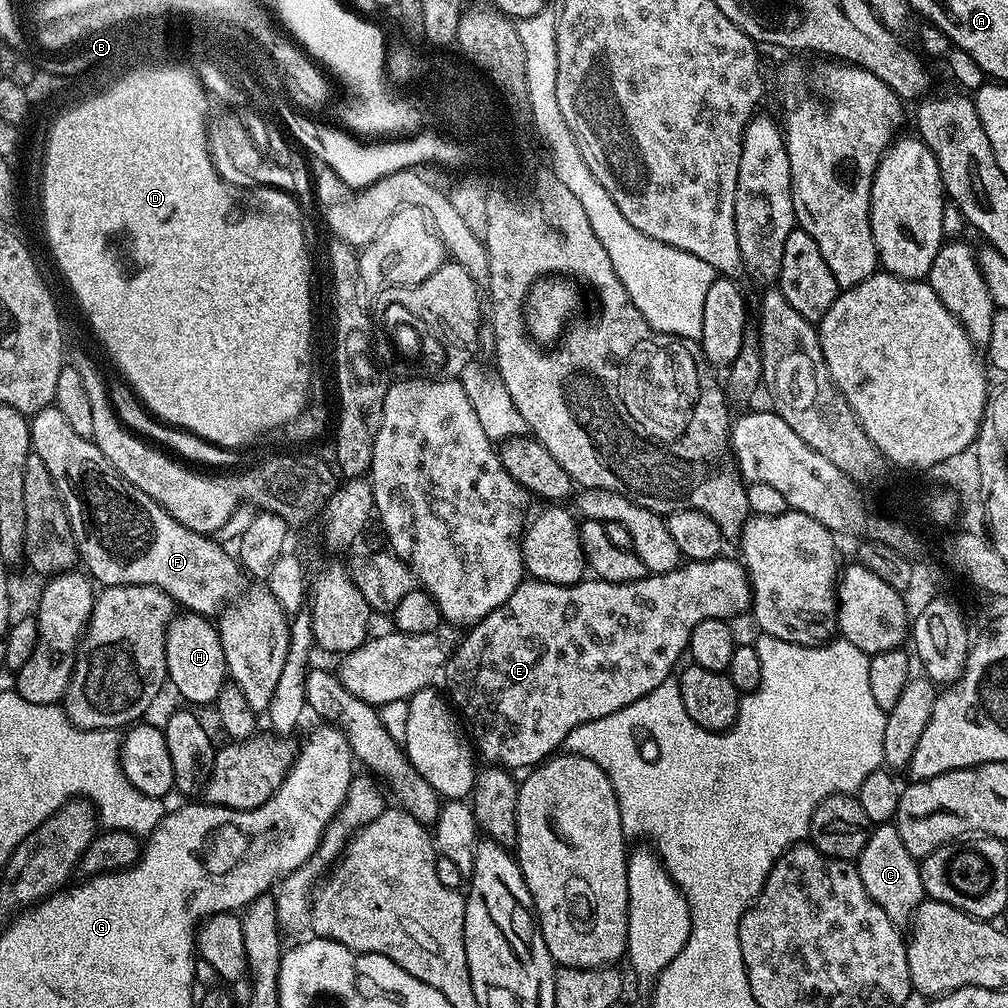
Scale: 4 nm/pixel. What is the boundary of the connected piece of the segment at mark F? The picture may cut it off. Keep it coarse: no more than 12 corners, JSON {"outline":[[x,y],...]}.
{"outline":[[55,406],[31,417],[87,575],[219,617],[242,569],[126,484]]}

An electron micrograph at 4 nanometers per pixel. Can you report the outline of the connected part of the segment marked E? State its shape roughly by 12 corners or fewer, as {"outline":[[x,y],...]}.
{"outline":[[739,559],[521,580],[442,680],[492,766],[650,694]]}

